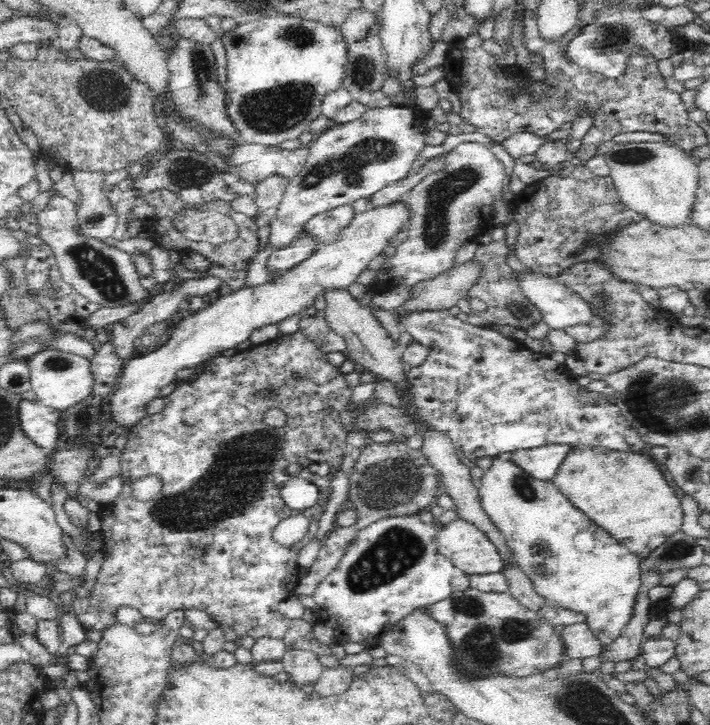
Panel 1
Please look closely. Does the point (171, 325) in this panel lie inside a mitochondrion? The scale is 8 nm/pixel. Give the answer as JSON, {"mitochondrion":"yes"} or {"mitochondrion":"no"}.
{"mitochondrion":"no"}

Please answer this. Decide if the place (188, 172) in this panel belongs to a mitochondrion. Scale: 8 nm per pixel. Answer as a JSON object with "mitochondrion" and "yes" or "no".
{"mitochondrion":"yes"}

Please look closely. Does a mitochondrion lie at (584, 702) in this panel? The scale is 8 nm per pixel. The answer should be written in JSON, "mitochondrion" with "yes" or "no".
{"mitochondrion":"yes"}

